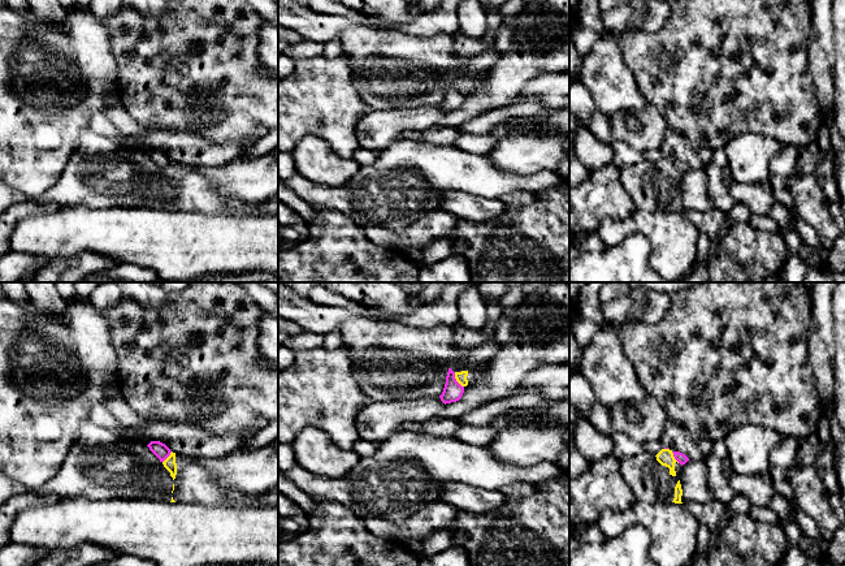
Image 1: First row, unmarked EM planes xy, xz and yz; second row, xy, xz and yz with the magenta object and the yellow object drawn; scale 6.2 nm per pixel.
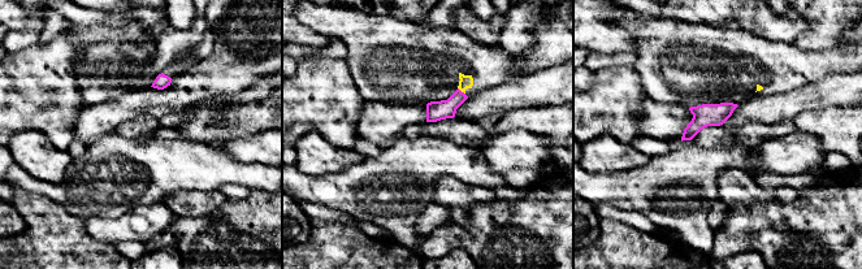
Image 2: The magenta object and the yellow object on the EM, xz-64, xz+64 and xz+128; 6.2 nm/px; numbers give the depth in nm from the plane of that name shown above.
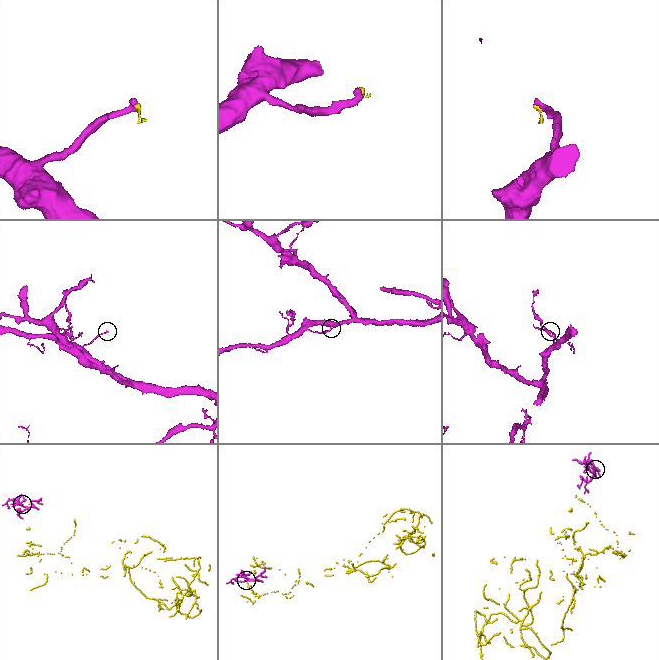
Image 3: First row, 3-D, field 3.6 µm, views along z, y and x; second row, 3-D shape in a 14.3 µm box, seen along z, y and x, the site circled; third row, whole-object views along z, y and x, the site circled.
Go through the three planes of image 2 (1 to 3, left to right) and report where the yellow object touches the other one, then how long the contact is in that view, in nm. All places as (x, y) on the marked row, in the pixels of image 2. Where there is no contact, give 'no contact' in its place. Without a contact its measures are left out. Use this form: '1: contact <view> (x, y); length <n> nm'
1: no contact
2: contact xz+64 (460, 91); length 60 nm
3: no contact

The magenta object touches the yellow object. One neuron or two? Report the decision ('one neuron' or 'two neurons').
two neurons

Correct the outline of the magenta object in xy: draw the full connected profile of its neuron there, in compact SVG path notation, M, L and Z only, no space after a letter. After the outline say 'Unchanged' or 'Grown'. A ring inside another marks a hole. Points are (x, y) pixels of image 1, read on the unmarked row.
M151 150L147 155L160 168L160 170L164 170L172 161L170 157L160 150Z. Unchanged

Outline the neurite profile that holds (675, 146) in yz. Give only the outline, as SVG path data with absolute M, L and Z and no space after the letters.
M668 129L664 134L663 143L659 147L664 156L672 160L680 160L689 168L699 169L705 168L698 150L681 134Z

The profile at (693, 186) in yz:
M689 168L682 173L680 193L684 211L707 212L714 208L707 190L707 173L705 168Z

